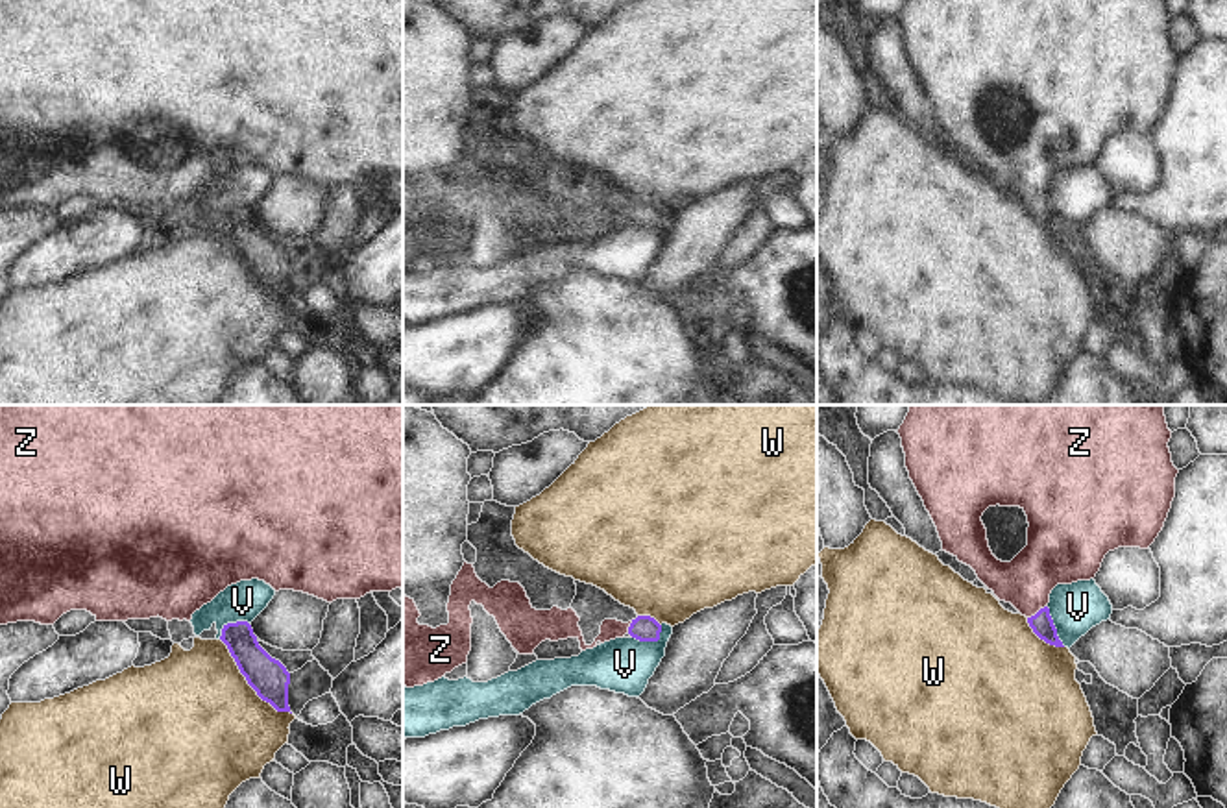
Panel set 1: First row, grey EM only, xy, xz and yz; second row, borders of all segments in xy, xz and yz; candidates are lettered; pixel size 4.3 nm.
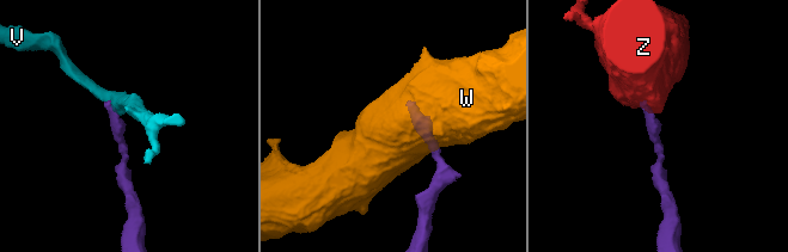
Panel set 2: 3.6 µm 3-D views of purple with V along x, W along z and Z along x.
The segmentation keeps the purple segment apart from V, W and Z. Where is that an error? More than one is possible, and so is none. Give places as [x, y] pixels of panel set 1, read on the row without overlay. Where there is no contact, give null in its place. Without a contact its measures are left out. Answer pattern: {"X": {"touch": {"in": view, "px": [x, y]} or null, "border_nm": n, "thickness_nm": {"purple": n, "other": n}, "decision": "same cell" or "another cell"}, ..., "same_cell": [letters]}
{"V": {"touch": {"in": "xz", "px": [651, 226]}, "border_nm": 150, "thickness_nm": {"purple": 110, "other": 240}, "decision": "another cell"}, "W": {"touch": {"in": "xy", "px": [248, 269]}, "border_nm": 460, "thickness_nm": {"purple": 170, "other": 500}, "decision": "another cell"}, "Z": {"touch": {"in": "yz", "px": [1039, 196]}, "border_nm": 110, "thickness_nm": {"purple": 100, "other": 260}, "decision": "same cell"}, "same_cell": ["Z"]}

